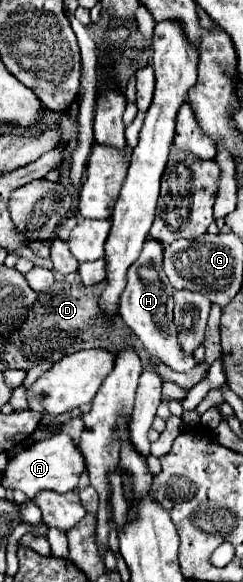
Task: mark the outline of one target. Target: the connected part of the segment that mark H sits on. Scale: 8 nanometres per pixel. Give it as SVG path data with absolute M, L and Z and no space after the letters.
M147 239L139 259L129 267L127 287L119 301L119 315L127 323L127 327L139 337L141 347L147 355L157 357L161 363L171 367L173 371L187 373L199 365L193 355L183 353L183 347L177 339L177 329L173 321L173 287L163 271L163 243L155 239Z

